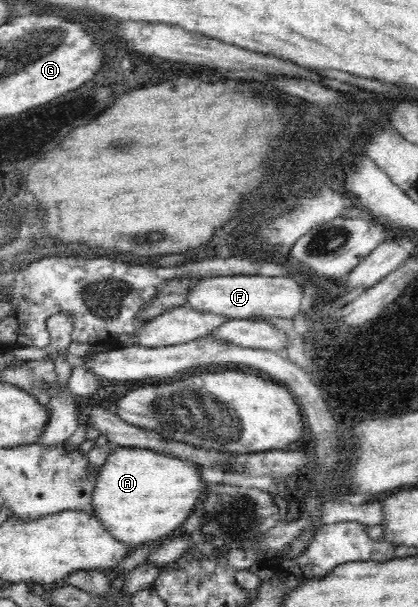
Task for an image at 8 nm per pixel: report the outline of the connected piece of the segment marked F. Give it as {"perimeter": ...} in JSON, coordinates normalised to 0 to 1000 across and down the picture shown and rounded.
{"perimeter":[[[687,451],[670,455],[565,453],[498,455],[457,468],[447,481],[447,504],[474,514],[505,514],[550,526],[703,524],[722,516],[725,471]]]}

